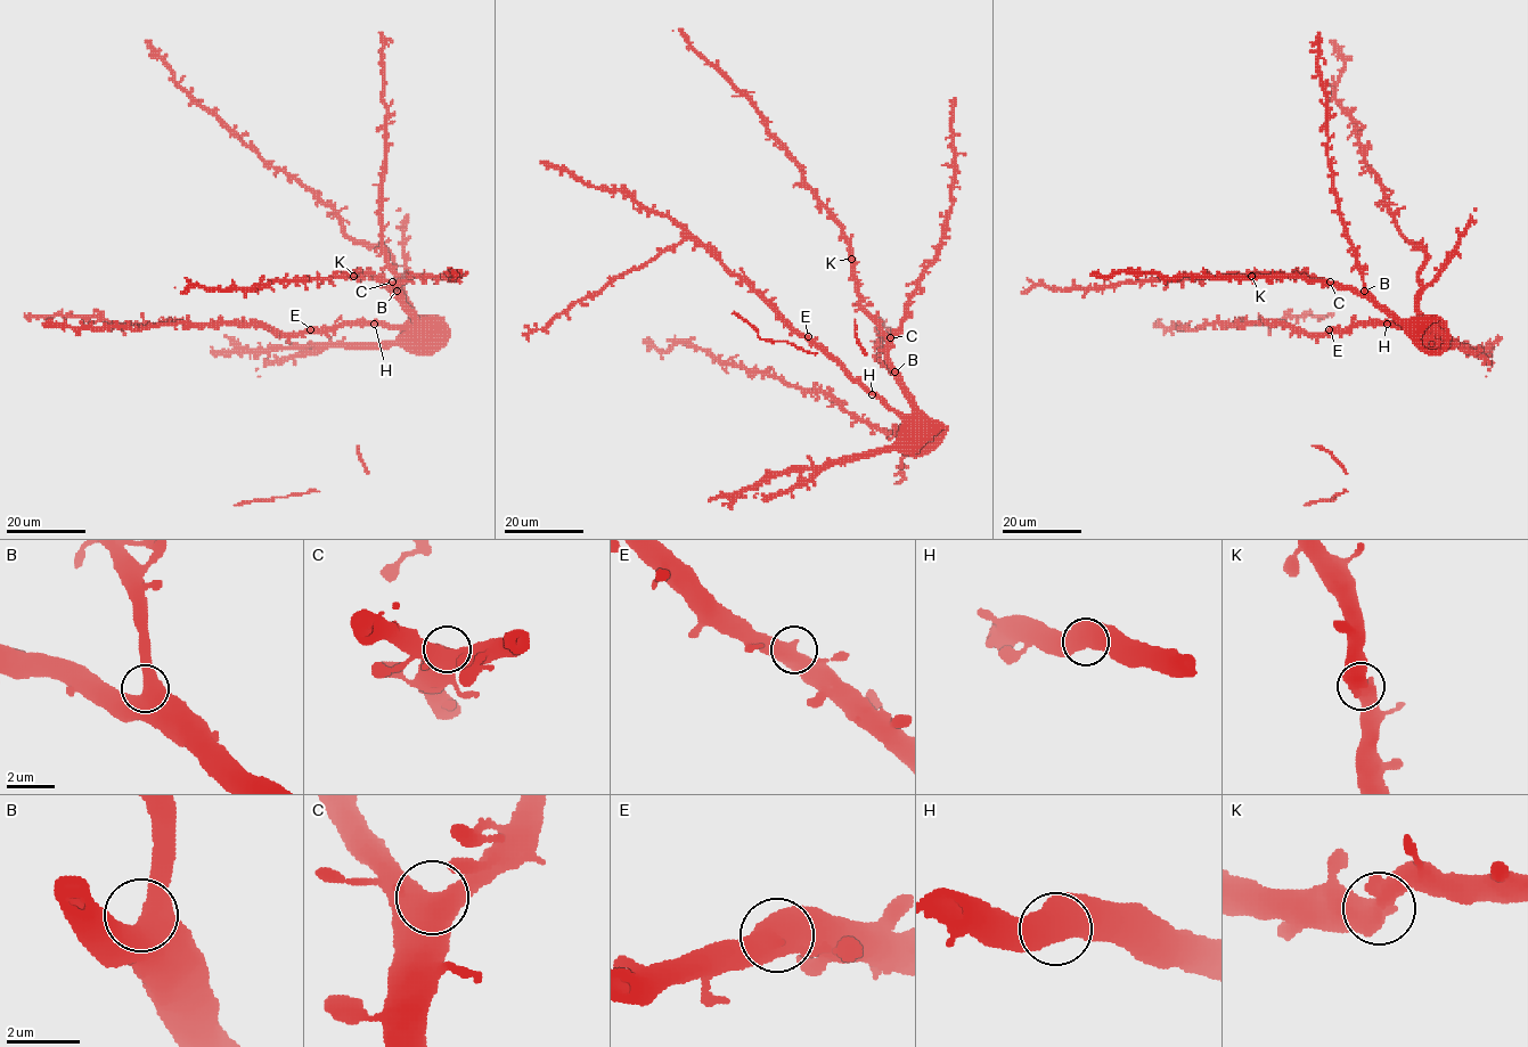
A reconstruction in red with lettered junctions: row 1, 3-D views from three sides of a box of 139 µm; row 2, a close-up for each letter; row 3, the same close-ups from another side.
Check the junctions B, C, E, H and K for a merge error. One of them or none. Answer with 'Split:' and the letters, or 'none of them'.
Split: none of them

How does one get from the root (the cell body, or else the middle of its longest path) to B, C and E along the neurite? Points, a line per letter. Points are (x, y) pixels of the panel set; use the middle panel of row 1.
B: (908, 422), (914, 402), (896, 381), (895, 371)
C: (908, 422), (914, 400), (892, 371), (890, 337)
E: (908, 422), (871, 394), (808, 336)

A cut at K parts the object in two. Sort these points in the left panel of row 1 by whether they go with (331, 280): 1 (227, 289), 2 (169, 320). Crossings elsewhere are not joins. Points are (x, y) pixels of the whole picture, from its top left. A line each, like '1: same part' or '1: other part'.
1: same part
2: other part

